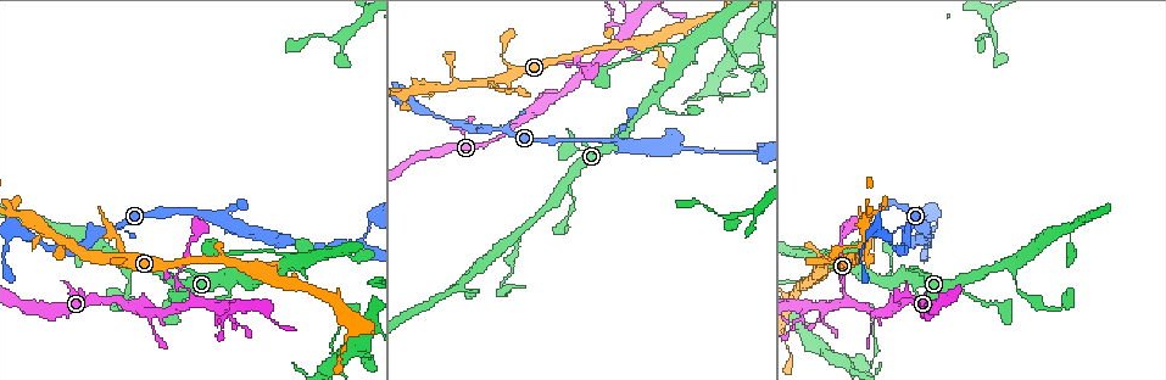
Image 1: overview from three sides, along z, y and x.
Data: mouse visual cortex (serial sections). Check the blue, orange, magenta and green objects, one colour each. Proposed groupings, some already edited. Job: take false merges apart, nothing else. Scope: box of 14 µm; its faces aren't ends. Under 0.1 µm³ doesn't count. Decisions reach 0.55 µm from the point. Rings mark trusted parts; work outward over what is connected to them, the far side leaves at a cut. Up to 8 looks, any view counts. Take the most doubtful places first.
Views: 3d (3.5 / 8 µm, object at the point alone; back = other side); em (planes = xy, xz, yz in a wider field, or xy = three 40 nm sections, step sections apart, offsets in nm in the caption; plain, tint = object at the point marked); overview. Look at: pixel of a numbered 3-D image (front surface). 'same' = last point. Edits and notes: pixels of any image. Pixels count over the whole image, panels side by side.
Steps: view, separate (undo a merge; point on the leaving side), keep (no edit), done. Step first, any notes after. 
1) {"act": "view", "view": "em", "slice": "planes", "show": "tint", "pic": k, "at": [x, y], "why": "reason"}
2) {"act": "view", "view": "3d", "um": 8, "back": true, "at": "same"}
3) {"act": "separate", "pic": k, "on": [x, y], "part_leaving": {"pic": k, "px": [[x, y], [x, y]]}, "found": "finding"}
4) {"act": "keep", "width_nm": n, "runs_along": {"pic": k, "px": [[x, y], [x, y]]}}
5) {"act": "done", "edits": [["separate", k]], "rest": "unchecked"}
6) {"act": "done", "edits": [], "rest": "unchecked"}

{"act": "view", "view": "3d", "um": 8, "back": true, "pic": 1, "at": [565, 65], "why": "abrupt turn"}

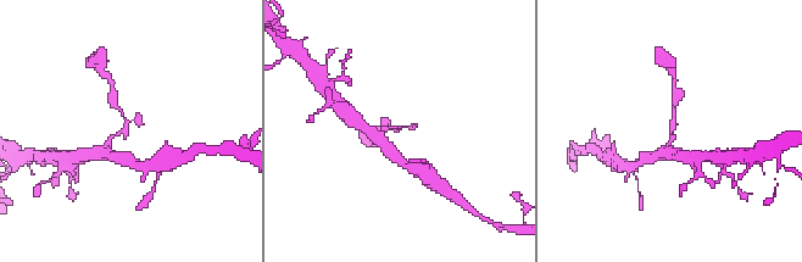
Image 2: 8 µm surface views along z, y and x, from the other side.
{"act": "view", "view": "em", "slice": "xy", "step": 1, "show": "tint", "pic": 2, "at": [395, 129], "why": "need the tissue"}

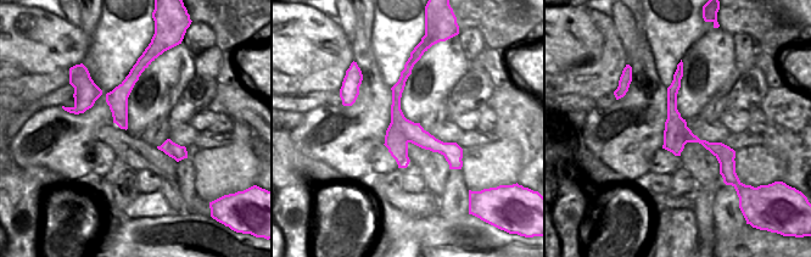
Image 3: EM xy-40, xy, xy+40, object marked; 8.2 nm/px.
{"act": "separate", "pic": 2, "on": [138, 120], "found": "a second cell is stuck on"}

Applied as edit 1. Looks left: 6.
{"act": "view", "view": "3d", "um": 3.5, "pic": 1, "at": [360, 239], "why": "sudden change in width"}

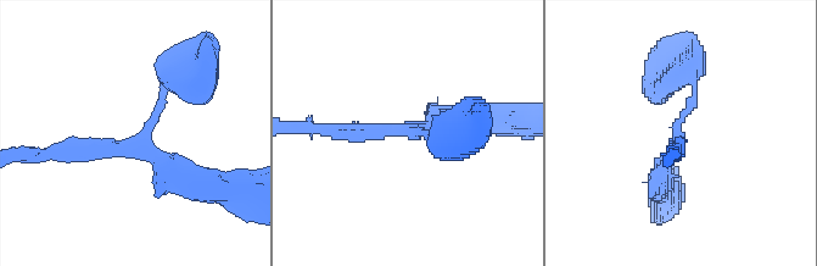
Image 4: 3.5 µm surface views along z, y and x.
{"act": "view", "view": "em", "slice": "xy", "step": 2, "show": "tint", "pic": 4, "at": [136, 145], "arms": 3, "arm_widths_nm": [100, 250, 300]}

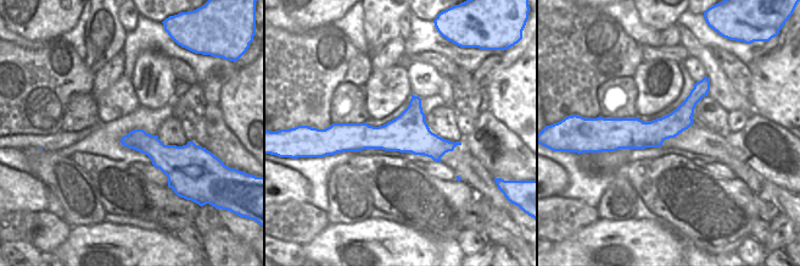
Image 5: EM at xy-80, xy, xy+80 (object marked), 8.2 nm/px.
{"act": "keep", "width_nm": 320, "runs_along": {"pic": 4, "px": [[54, 155], [136, 144], [169, 77]]}, "found": "continuous, no second cell"}

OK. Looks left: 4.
{"act": "done", "edits": [["separate", 2]], "rest": "unchecked"}

